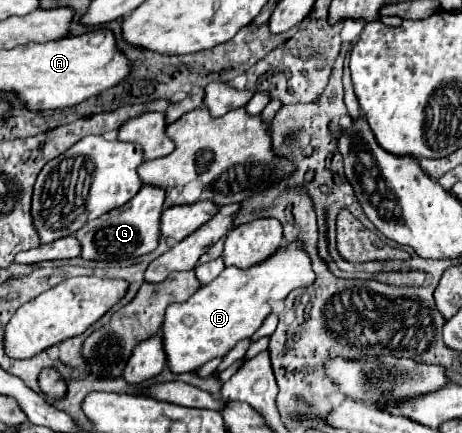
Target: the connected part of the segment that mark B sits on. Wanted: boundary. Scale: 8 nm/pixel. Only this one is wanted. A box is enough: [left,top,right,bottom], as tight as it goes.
[161,240,315,372]

